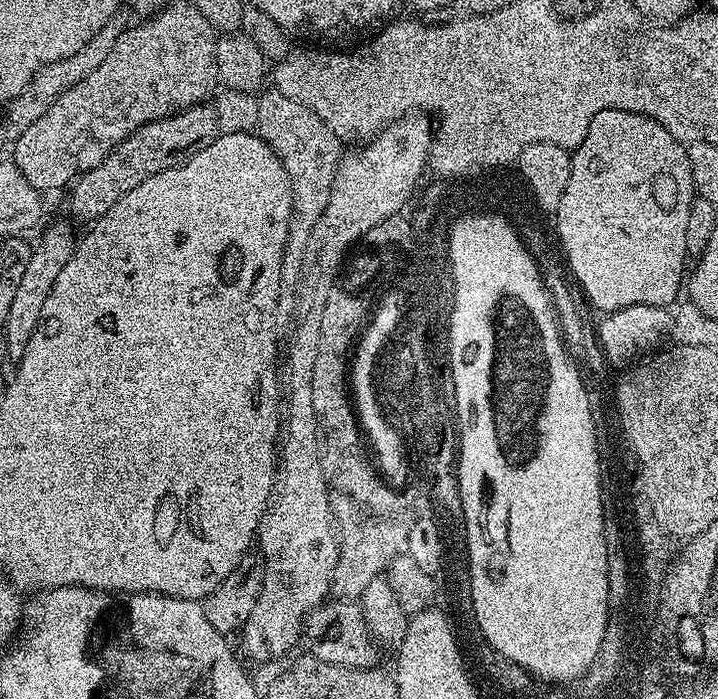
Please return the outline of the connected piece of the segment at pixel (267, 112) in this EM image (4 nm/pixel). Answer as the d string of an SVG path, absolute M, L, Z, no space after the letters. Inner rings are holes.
M275 90L265 91L259 97L258 122L254 132L272 147L274 154L278 154L292 187L293 210L290 214L286 250L282 254L278 306L274 310L276 342L277 345L283 346L290 338L294 320L296 287L302 274L302 258L306 258L312 231L316 223L320 221L320 213L323 212L326 202L330 198L336 167L340 164L342 144L318 118L316 112L302 106L302 102L294 102L294 98L286 98L286 94Z

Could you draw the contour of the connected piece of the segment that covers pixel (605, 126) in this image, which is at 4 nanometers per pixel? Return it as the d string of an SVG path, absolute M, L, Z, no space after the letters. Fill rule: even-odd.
M602 110L598 114L594 114L594 118L590 122L590 126L586 130L586 138L582 138L582 142L577 148L571 153L572 165L570 166L570 182L566 182L566 194L562 194L562 200L558 202L556 207L554 218L558 222L558 234L564 237L564 244L567 244L568 254L571 256L572 265L575 265L576 273L579 273L580 280L584 281L584 286L588 288L588 292L591 295L587 298L588 303L597 313L607 314L610 312L617 312L622 310L626 306L658 306L659 308L665 306L672 306L677 303L678 297L676 295L681 295L682 285L686 280L686 268L684 272L684 260L689 259L688 247L686 246L686 221L690 219L690 206L692 205L694 199L694 189L692 186L692 171L690 170L690 158L688 157L687 147L681 141L676 140L670 134L670 130L666 130L662 125L658 123L657 120L652 120L648 116L643 116L637 112L627 112L626 110Z

